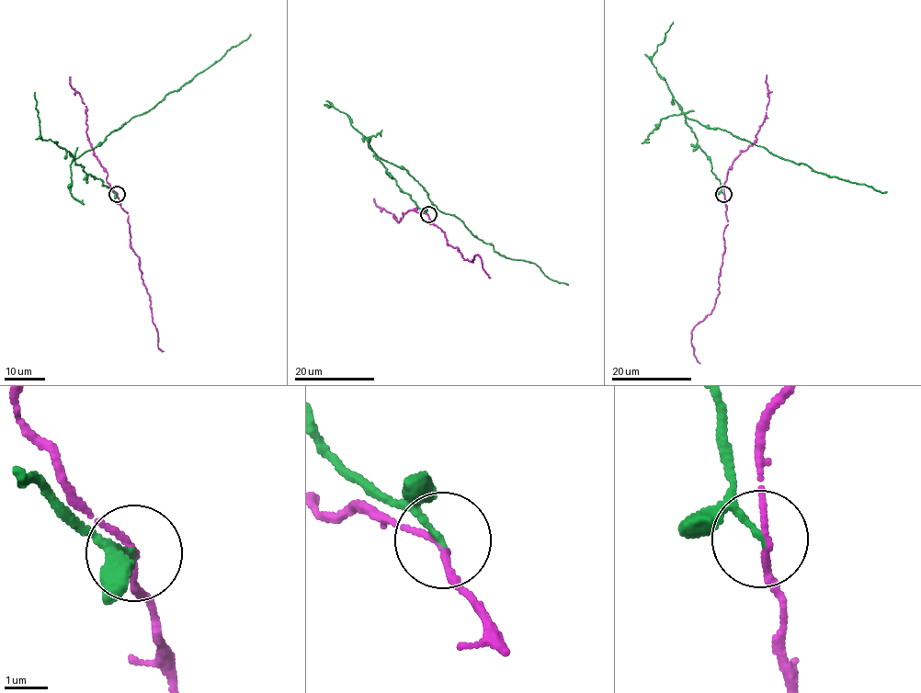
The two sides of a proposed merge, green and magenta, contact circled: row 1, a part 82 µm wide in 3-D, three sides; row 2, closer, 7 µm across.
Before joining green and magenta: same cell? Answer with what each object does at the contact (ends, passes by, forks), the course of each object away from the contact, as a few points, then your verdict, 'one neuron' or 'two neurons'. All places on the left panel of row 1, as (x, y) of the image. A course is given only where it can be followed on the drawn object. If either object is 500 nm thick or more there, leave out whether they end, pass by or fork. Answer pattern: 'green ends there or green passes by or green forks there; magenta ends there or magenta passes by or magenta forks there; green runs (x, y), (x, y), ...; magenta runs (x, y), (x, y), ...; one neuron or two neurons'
green ends there; magenta passes by; green runs (118, 193), (83, 171), (75, 160), (102, 144), (115, 130), (144, 114), (169, 94), (191, 81), (250, 34); magenta runs (118, 193), (120, 207), (128, 215), (130, 245), (139, 258), (158, 348), (164, 351); two neurons

